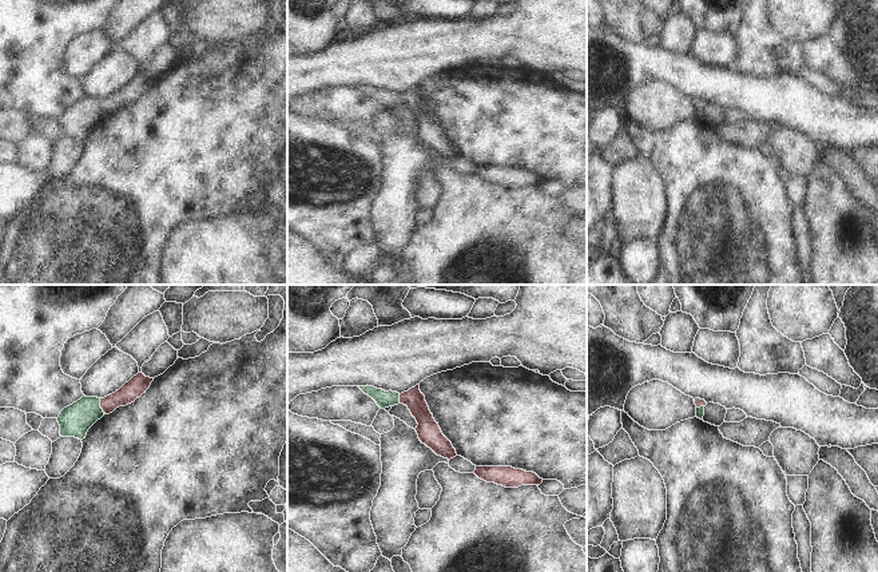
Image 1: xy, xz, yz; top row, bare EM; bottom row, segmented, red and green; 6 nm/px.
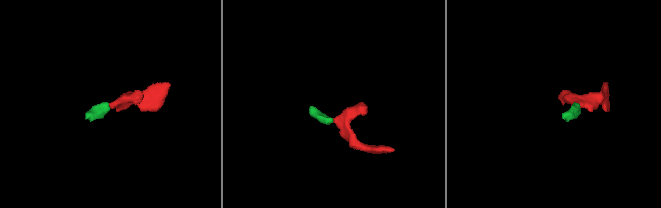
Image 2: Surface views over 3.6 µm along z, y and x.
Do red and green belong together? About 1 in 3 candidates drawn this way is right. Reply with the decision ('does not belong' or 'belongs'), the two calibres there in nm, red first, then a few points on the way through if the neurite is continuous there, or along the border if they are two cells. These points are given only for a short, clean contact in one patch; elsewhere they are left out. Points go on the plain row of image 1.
belongs | 120/190 nm | across xy (132, 90), (107, 106), (100, 106), (88, 110), (75, 120)

